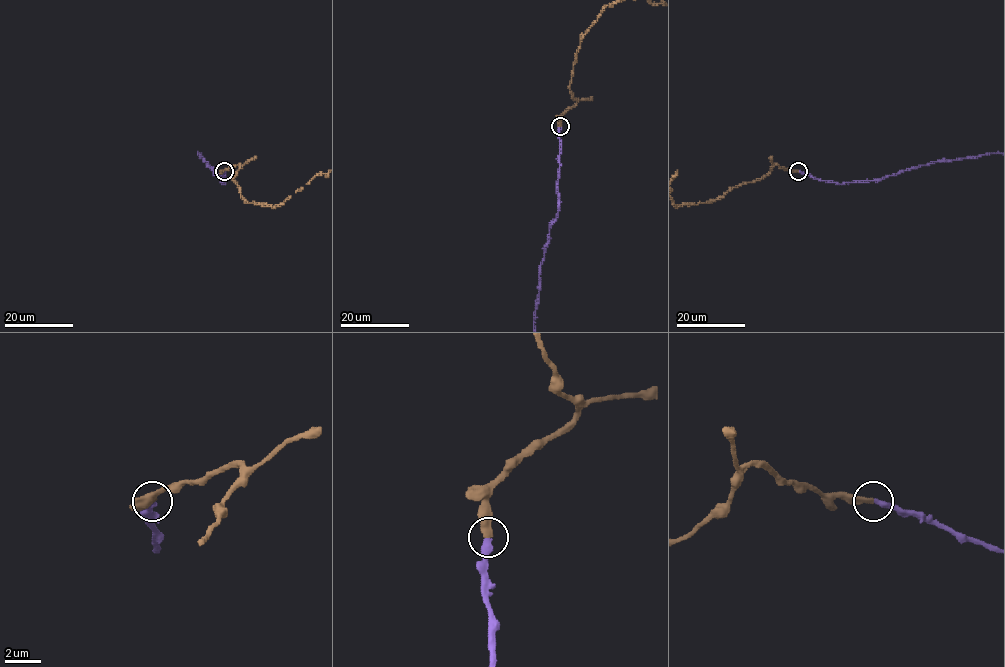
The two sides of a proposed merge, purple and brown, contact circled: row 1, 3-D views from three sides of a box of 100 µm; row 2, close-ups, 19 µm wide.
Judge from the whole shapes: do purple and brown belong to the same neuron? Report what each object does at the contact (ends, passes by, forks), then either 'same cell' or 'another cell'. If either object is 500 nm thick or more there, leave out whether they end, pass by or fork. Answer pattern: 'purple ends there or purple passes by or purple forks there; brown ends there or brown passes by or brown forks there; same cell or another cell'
purple ends there; brown ends there; same cell

